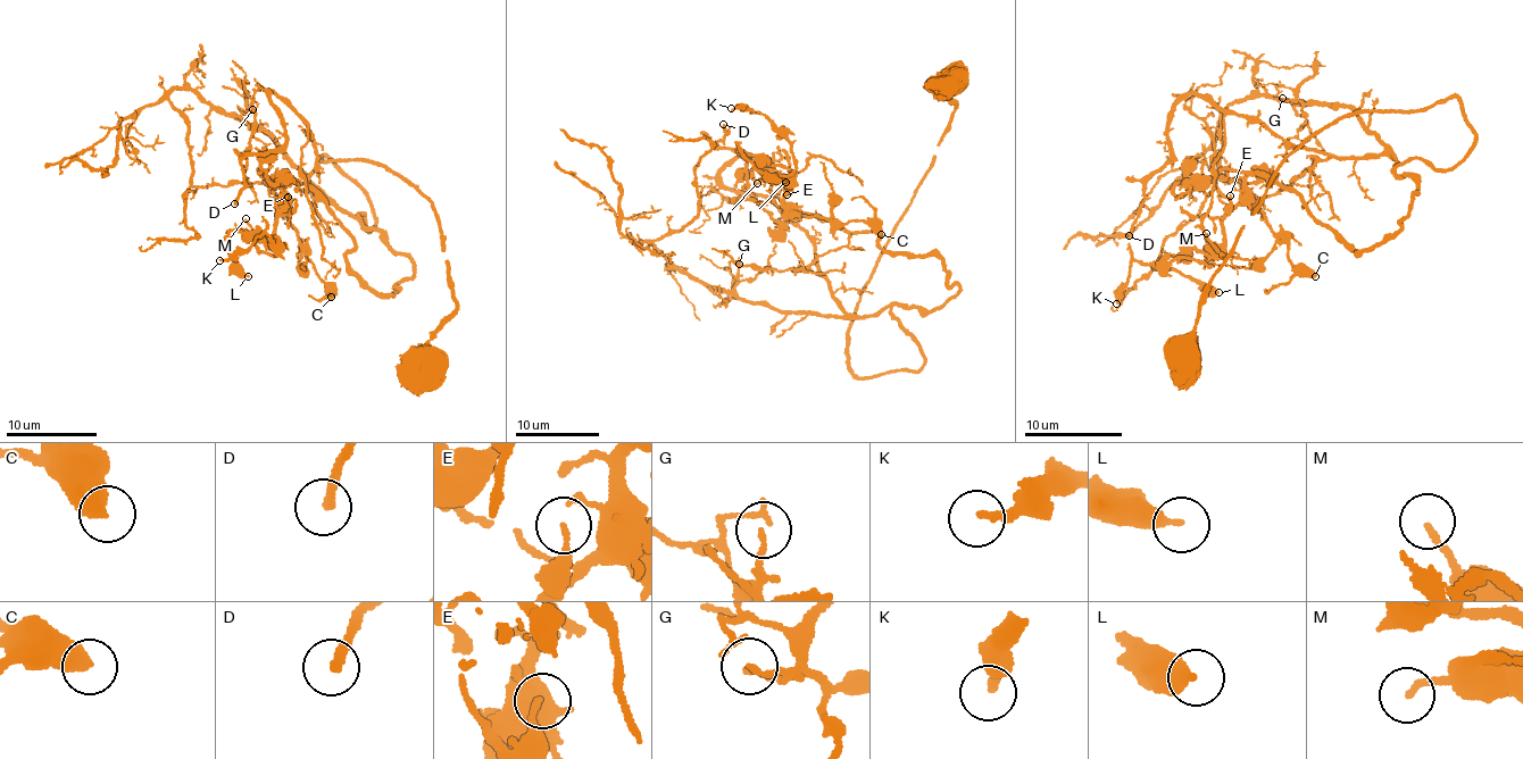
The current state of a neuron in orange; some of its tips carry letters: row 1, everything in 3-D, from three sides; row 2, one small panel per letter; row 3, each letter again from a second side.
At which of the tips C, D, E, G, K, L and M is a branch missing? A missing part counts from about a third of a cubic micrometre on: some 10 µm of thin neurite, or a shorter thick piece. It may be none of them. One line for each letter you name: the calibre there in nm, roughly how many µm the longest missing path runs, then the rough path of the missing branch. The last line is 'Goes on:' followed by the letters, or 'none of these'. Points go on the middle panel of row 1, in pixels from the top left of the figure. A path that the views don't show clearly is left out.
Goes on: none of these

